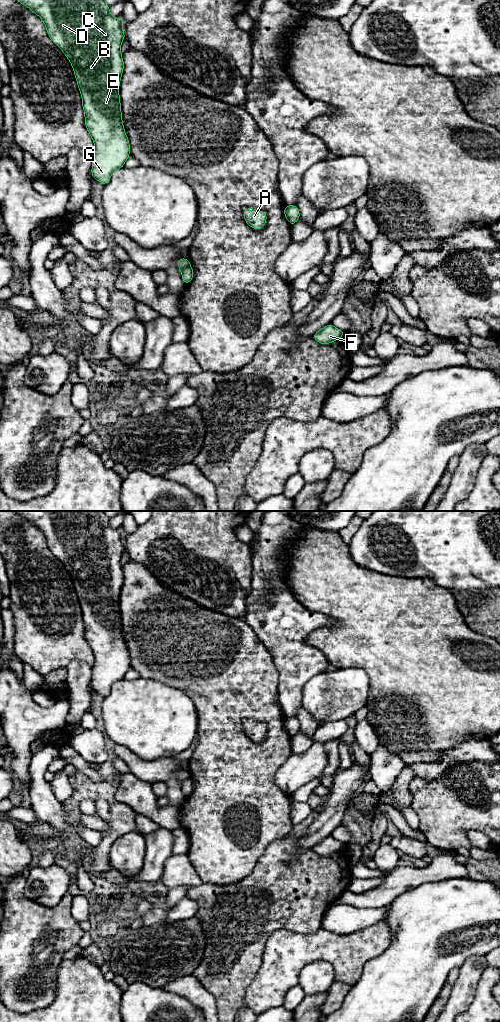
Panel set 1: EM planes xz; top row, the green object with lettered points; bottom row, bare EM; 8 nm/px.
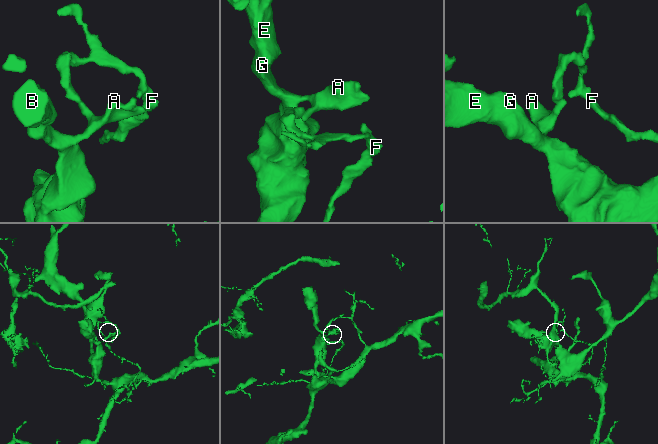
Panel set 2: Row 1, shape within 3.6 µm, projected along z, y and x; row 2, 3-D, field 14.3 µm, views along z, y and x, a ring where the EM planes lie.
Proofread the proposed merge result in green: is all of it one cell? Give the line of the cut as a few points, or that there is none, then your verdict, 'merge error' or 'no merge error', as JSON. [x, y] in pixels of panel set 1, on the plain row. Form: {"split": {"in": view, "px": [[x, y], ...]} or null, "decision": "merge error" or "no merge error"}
{"split": {"in": "xz", "px": [[189, 776], [181, 784]]}, "decision": "merge error"}

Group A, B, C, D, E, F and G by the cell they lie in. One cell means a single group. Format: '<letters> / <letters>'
A B C D E G / F

